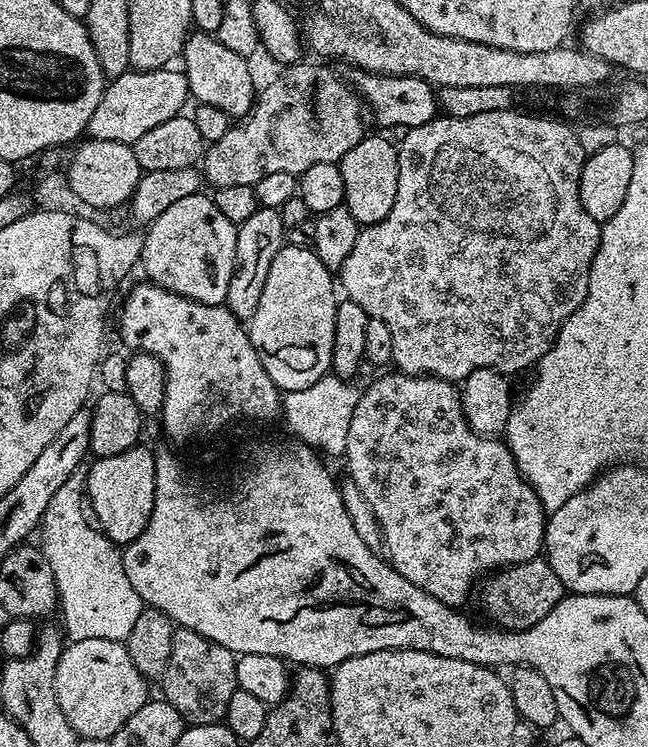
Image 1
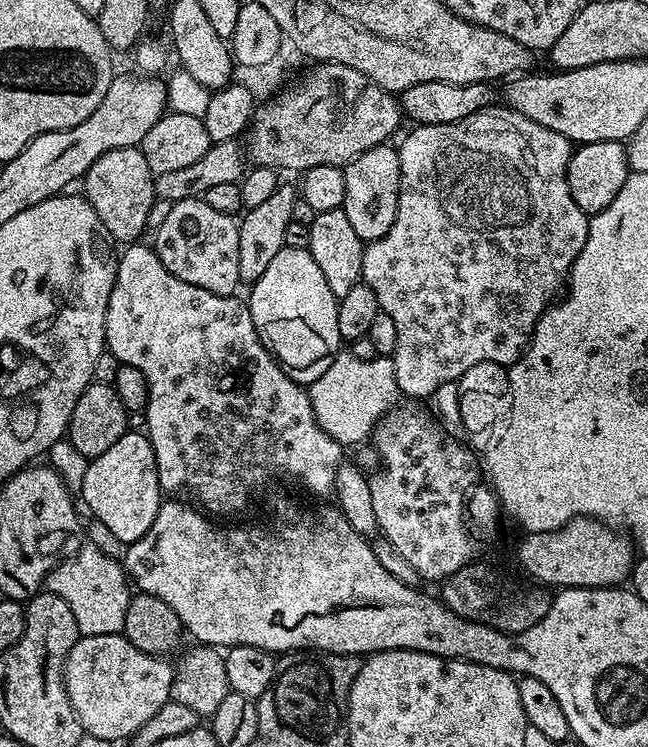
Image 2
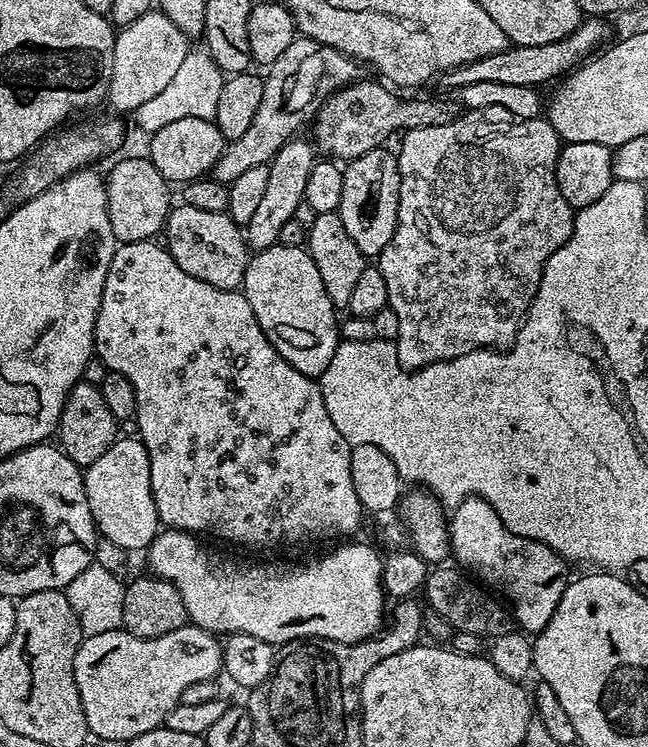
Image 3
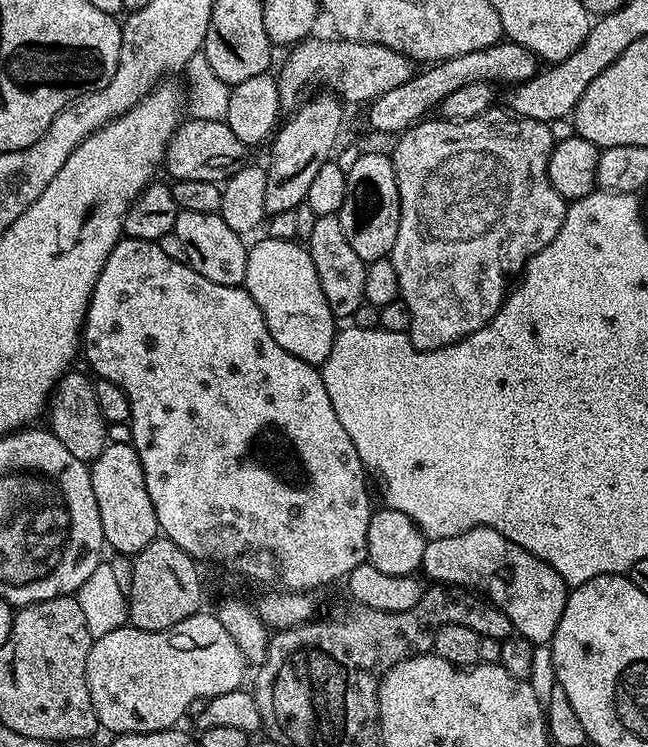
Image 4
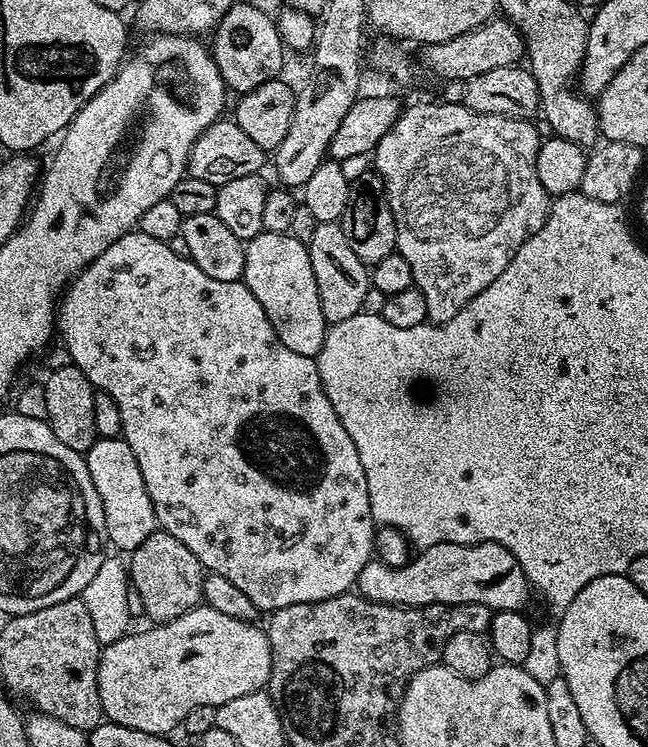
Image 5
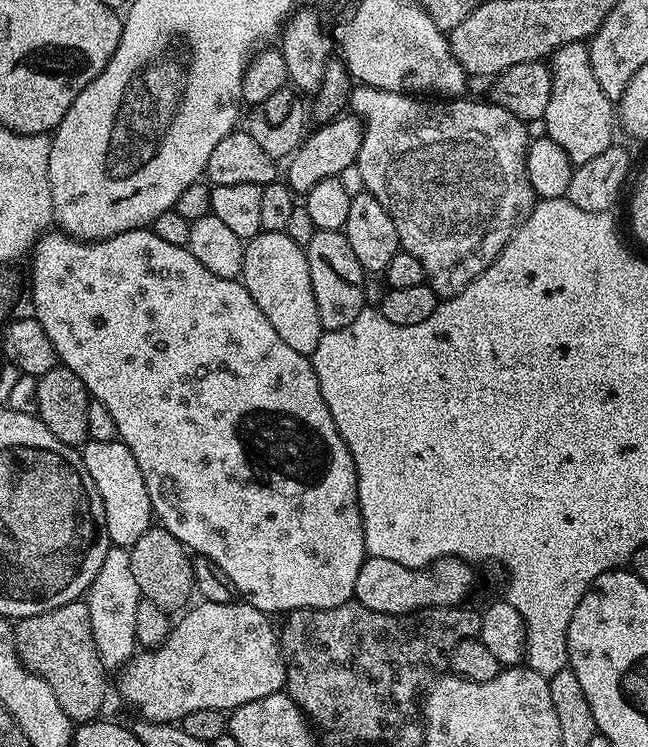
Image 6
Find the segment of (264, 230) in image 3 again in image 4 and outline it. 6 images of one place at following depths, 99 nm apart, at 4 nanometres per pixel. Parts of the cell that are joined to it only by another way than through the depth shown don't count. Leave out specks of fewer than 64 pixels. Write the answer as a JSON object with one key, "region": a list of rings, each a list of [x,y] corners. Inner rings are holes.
{"region":[[[327,95],[316,96],[313,100],[305,99],[289,115],[293,116],[288,121],[285,119],[271,137],[272,157],[266,163],[266,210],[269,214],[296,209],[307,201],[313,179],[318,175],[318,170],[329,163],[337,147],[336,139],[344,124],[346,108],[335,95]]]}

